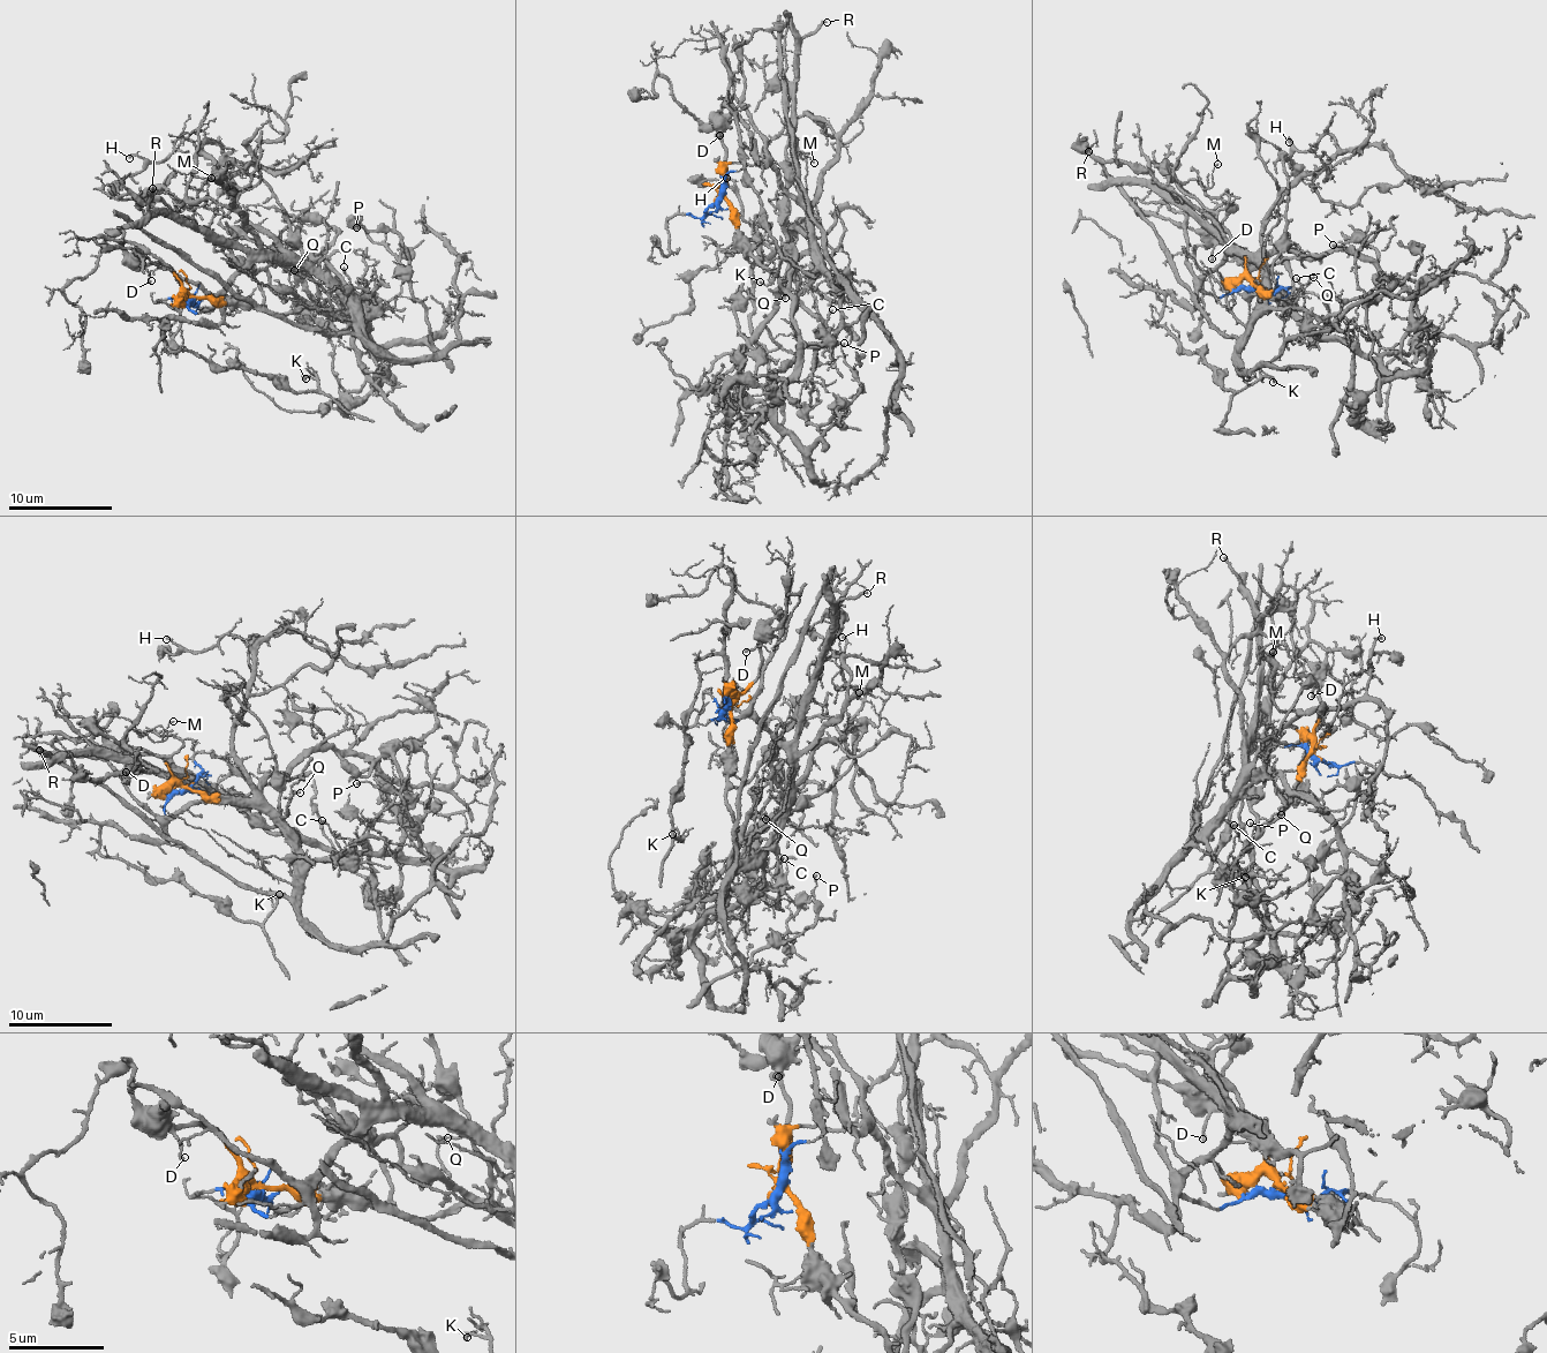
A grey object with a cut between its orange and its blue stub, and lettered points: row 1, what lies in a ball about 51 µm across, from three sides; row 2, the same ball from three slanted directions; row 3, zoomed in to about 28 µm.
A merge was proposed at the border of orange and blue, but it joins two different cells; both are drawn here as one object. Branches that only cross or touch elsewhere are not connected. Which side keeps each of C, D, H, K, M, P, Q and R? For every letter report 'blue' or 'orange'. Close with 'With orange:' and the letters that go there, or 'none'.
C: orange
D: orange
H: blue
K: blue
M: blue
P: orange
Q: orange
R: blue
With orange: C, D, P, Q

